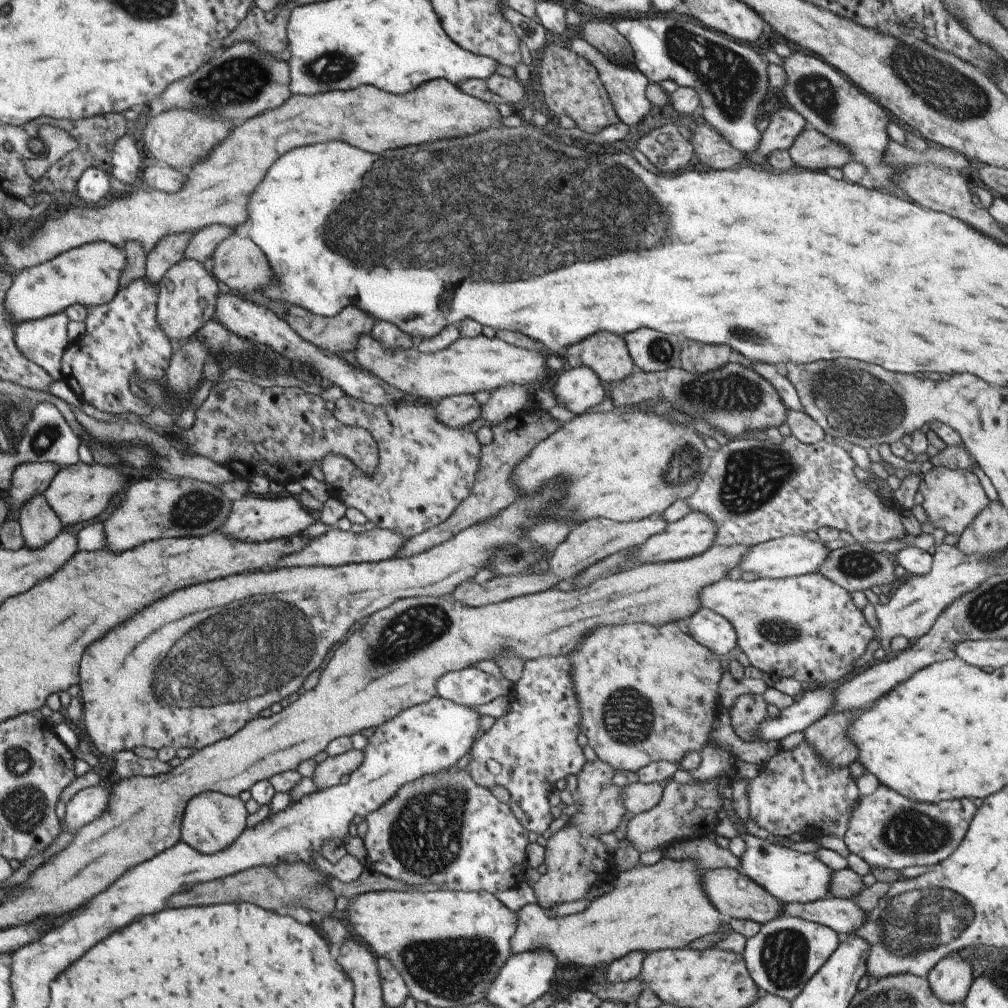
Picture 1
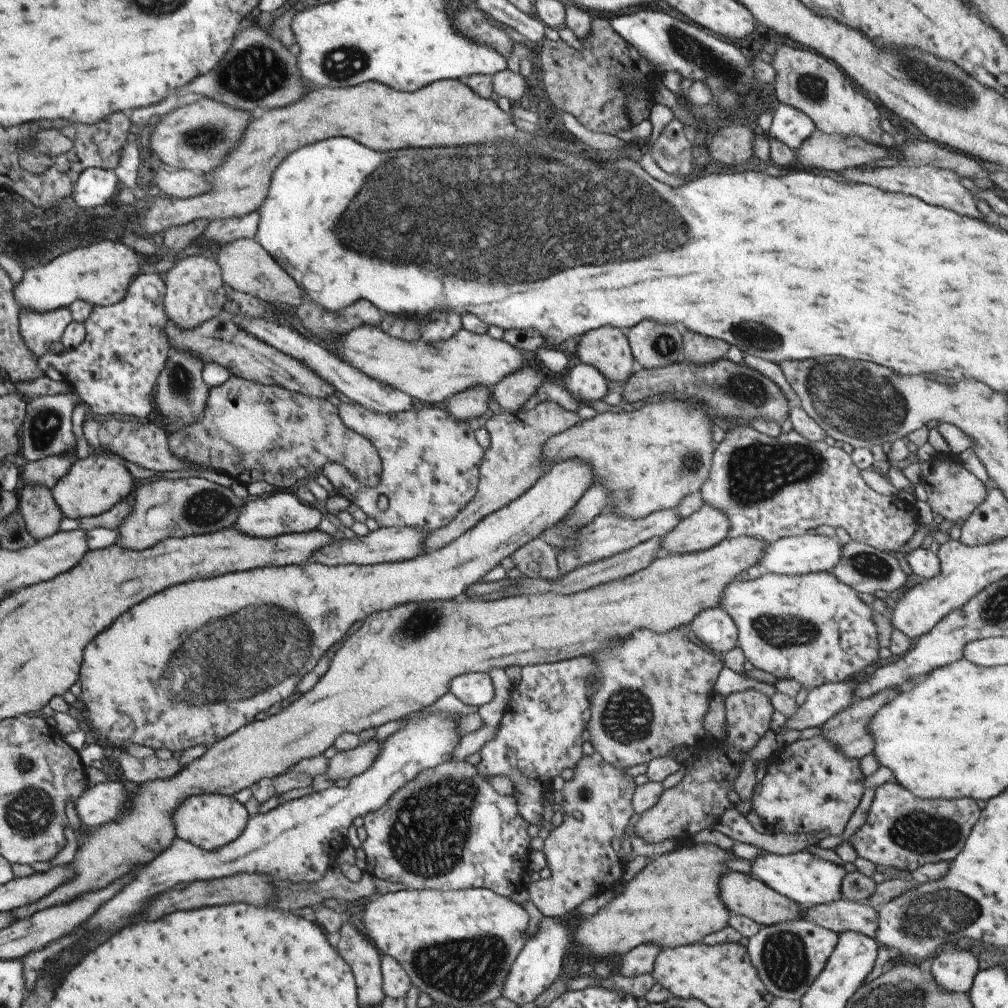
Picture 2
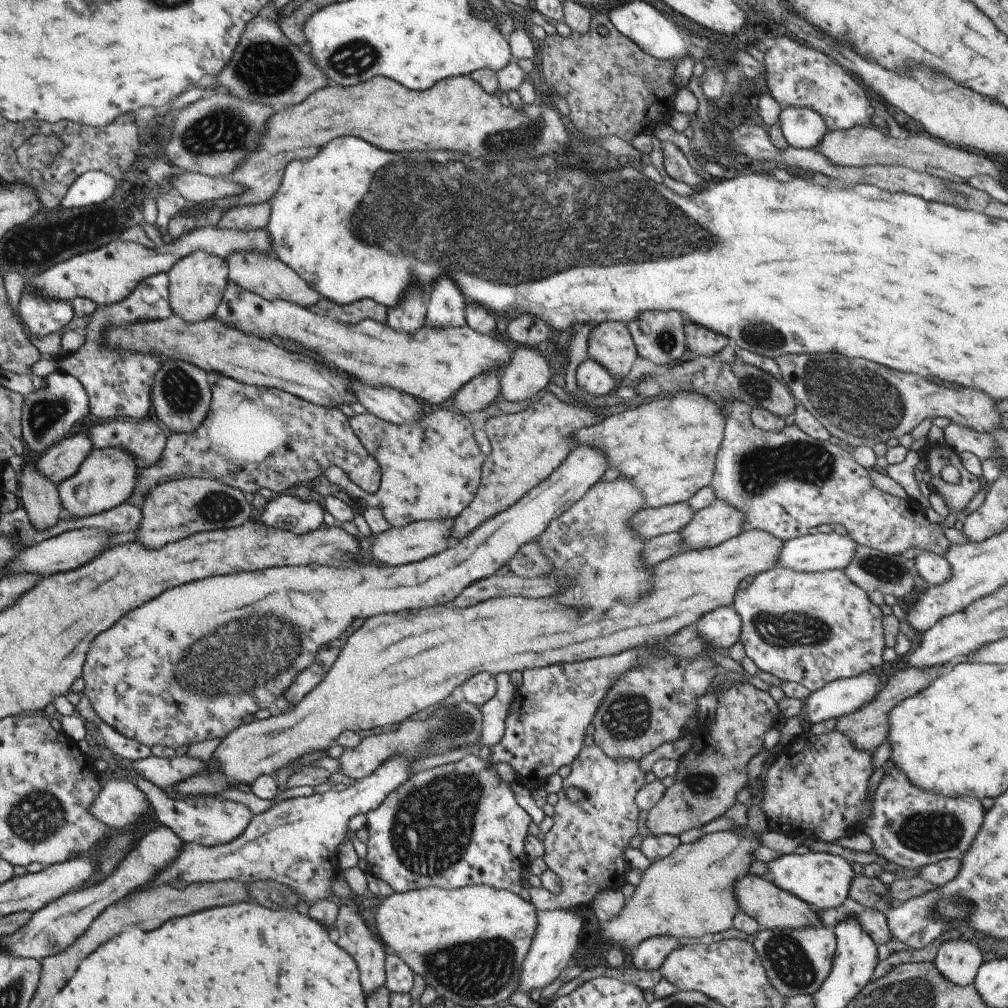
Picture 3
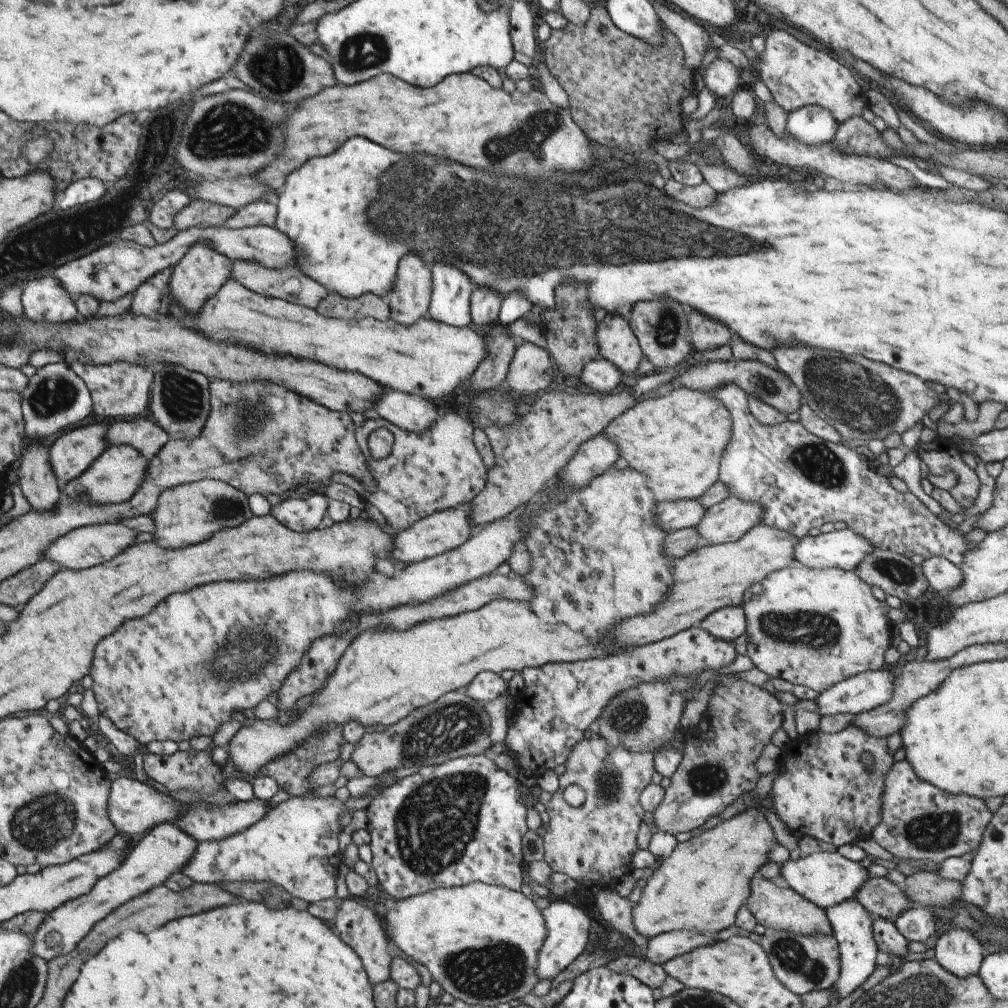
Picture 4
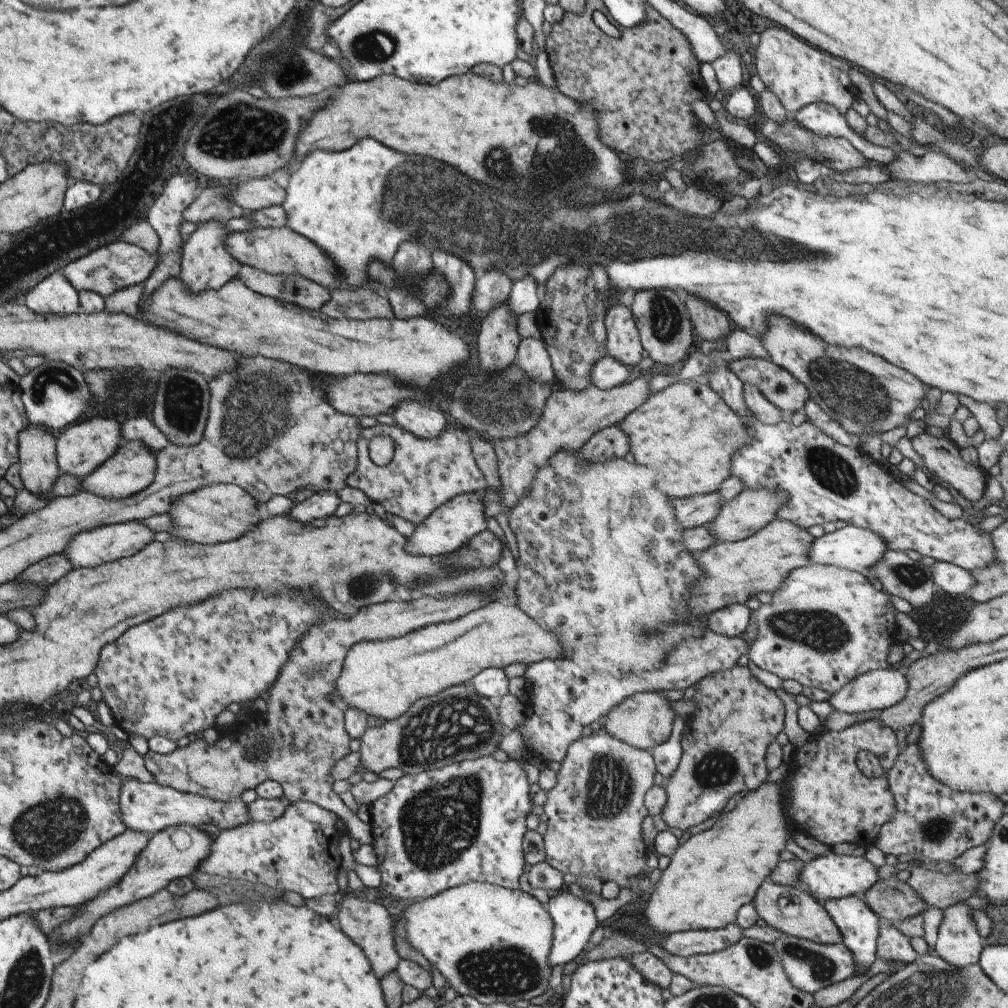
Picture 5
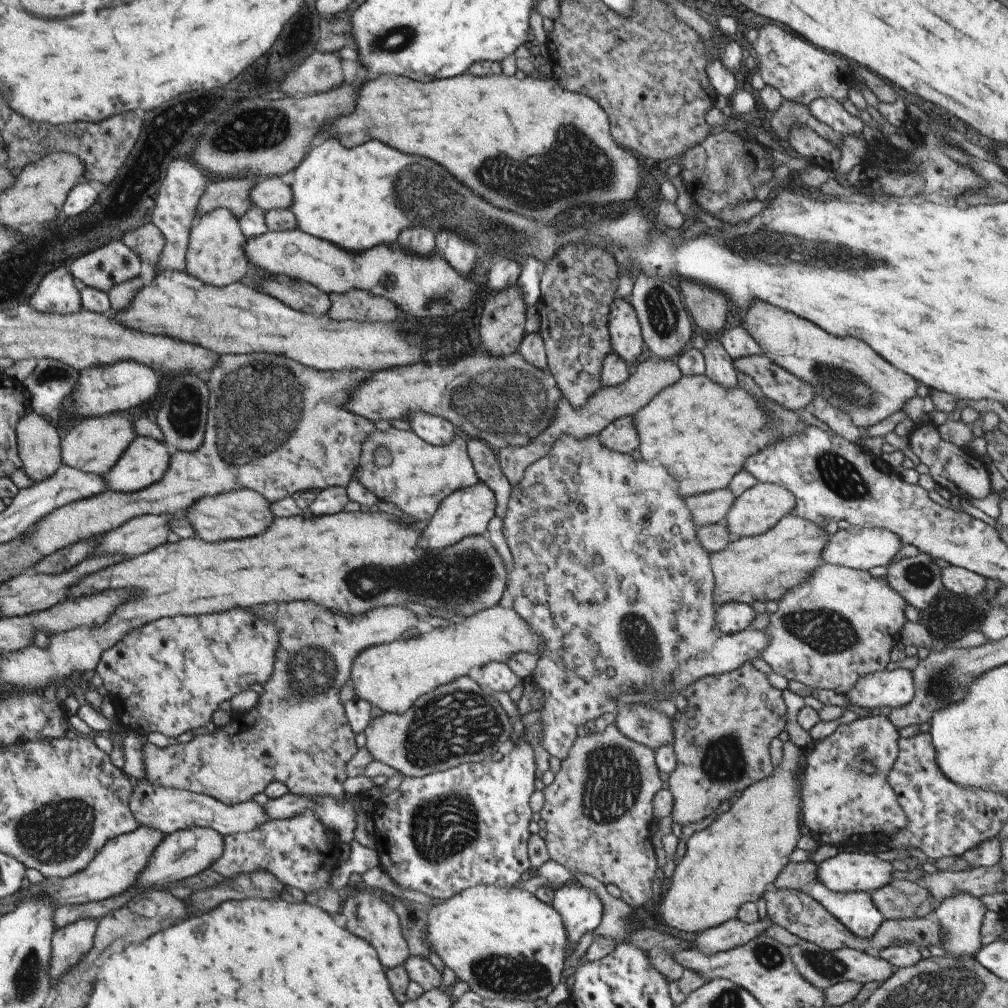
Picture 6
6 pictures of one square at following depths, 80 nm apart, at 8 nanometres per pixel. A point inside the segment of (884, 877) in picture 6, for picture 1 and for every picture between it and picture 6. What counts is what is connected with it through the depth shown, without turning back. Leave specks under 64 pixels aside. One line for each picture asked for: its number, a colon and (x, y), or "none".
1: (793, 877)
2: (807, 880)
3: (822, 880)
4: (825, 878)
5: (830, 876)

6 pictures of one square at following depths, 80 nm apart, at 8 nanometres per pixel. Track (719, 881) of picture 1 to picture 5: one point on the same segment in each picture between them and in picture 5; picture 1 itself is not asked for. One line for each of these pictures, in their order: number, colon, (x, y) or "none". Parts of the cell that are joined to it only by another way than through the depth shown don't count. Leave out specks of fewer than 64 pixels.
2: (743, 894)
3: (771, 908)
4: (773, 907)
5: (787, 909)

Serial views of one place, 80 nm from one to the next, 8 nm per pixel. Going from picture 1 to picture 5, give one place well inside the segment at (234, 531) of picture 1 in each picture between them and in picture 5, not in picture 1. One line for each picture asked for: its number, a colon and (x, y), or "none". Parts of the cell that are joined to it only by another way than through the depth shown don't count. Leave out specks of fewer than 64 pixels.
2: (282, 512)
3: (286, 512)
4: (300, 515)
5: (321, 504)

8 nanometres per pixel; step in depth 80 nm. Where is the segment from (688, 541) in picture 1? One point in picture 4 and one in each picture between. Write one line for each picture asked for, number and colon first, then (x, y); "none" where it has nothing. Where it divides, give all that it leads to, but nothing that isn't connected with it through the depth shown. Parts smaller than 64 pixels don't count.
2: (706, 527)
3: (717, 522)
4: (726, 521)

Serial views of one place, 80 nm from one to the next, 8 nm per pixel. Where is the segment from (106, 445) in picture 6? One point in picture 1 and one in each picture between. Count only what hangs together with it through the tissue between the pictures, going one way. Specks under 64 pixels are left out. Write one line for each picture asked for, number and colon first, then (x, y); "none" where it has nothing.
1: (28, 479)
2: (47, 471)
3: (61, 460)
4: (72, 452)
5: (80, 449)

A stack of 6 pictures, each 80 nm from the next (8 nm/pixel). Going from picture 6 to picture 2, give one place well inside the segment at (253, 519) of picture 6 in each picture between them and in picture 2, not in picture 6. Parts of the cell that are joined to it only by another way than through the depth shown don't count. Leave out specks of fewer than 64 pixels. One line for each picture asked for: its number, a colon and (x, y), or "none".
2: (178, 507)
3: (173, 510)
4: (187, 514)
5: (215, 513)

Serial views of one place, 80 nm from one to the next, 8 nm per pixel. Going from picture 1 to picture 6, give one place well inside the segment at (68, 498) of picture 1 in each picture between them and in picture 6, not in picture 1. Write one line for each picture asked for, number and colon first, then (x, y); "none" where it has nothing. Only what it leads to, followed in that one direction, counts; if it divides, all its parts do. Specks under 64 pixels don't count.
2: (94, 484)
3: (108, 474)
4: (113, 477)
5: (131, 469)
6: (144, 461)

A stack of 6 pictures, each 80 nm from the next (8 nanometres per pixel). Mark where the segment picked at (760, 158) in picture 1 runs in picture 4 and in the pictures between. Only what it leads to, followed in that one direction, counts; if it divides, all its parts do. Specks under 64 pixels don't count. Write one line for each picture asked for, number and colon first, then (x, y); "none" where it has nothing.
2: (790, 126)
3: (803, 128)
4: (811, 125)

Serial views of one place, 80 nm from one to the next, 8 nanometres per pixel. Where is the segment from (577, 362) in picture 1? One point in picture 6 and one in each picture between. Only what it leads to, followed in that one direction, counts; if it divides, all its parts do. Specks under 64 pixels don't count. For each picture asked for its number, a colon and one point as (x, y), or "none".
2: (607, 349)
3: (609, 343)
4: (616, 343)
5: (622, 342)
6: (626, 342)

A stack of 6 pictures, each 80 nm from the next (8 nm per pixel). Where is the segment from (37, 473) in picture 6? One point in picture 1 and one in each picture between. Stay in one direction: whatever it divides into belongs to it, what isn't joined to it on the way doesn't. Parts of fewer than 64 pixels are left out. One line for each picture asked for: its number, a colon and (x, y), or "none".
1: (38, 523)
2: (41, 516)
3: (39, 496)
4: (36, 480)
5: (36, 447)

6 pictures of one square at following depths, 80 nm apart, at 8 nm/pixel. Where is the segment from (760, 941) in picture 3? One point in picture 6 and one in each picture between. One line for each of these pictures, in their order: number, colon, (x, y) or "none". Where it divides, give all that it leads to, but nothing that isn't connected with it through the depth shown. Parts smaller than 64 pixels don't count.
4: (802, 963)
5: (809, 966)
6: (822, 968)

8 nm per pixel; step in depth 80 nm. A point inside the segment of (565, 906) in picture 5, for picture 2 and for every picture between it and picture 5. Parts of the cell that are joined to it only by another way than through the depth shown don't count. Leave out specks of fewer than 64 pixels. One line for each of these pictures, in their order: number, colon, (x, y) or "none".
2: (539, 961)
3: (557, 935)
4: (567, 926)

